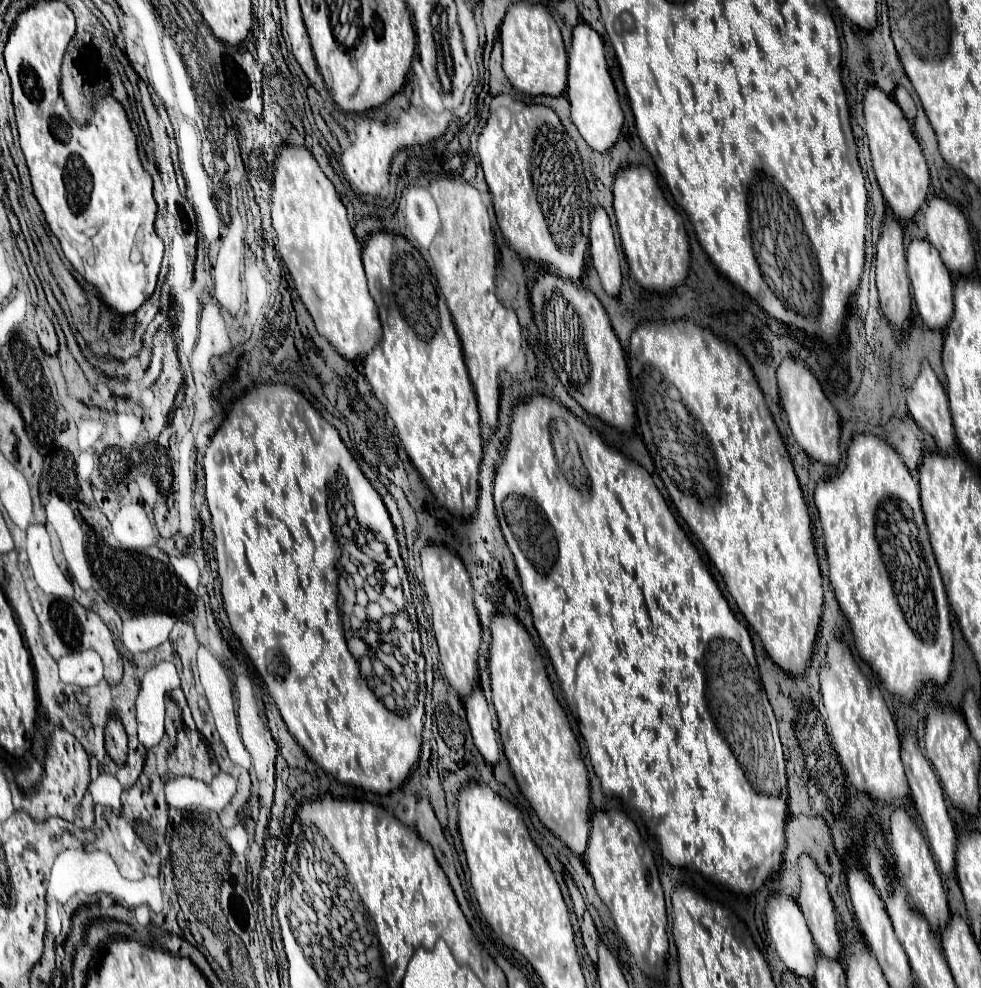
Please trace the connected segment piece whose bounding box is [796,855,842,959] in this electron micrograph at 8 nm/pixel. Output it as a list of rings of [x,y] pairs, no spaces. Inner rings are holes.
[[[804,855],[804,861],[798,861],[796,865],[802,881],[798,905],[808,921],[814,943],[822,955],[830,959],[838,959],[842,951],[842,941],[836,929],[834,903],[826,889],[826,877],[818,869],[816,861],[812,861],[806,855]]]

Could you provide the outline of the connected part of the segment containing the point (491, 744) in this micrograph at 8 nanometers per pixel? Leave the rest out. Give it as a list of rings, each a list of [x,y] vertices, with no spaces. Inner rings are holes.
[[[476,685],[474,691],[464,699],[464,707],[466,707],[468,725],[470,725],[478,751],[482,753],[486,763],[494,765],[498,761],[500,749],[498,749],[498,741],[496,741],[496,731],[492,727],[488,703],[486,703],[486,697],[484,697],[480,685]]]

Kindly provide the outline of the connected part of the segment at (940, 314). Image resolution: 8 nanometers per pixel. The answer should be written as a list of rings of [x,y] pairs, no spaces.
[[[912,241],[908,247],[908,275],[912,281],[912,295],[918,307],[918,313],[922,321],[930,329],[944,329],[948,321],[952,319],[954,303],[952,303],[952,277],[946,265],[942,263],[938,251],[928,243],[928,241]]]

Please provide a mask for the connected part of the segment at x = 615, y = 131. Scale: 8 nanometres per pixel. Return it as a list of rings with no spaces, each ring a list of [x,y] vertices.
[[[580,21],[574,27],[572,49],[568,55],[566,95],[572,105],[572,123],[578,127],[582,139],[594,151],[602,153],[602,151],[610,149],[622,131],[624,113],[620,109],[618,93],[616,93],[616,87],[608,73],[608,65],[606,65],[606,57],[604,57],[604,43],[602,43],[600,35],[584,21]]]

